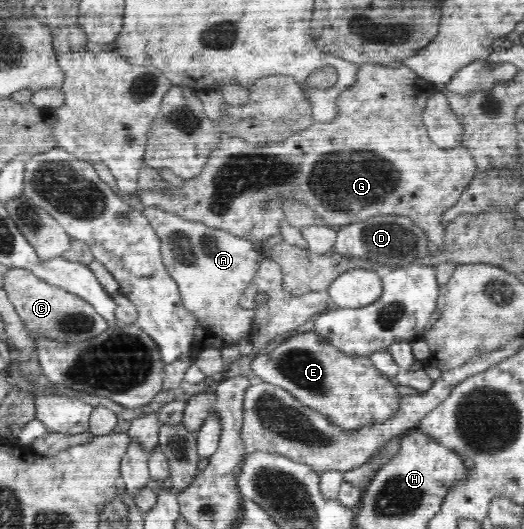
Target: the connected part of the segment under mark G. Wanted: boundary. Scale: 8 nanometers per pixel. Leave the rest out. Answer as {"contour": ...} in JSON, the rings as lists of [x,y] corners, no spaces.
{"contour":[[[363,63],[357,82],[338,96],[338,116],[334,120],[315,122],[283,142],[265,146],[251,146],[237,136],[222,135],[219,146],[208,156],[206,164],[194,178],[183,179],[181,187],[168,183],[166,190],[139,190],[139,204],[144,208],[161,208],[166,213],[202,222],[210,228],[225,230],[243,240],[261,244],[265,238],[280,236],[278,222],[285,218],[280,202],[283,198],[292,197],[306,203],[316,216],[328,218],[331,208],[332,227],[336,229],[382,215],[409,218],[426,233],[435,248],[442,248],[445,235],[442,215],[458,202],[477,170],[466,147],[460,145],[444,150],[428,138],[422,114],[430,96],[440,91],[440,86],[418,77],[405,65],[394,69]]]}

